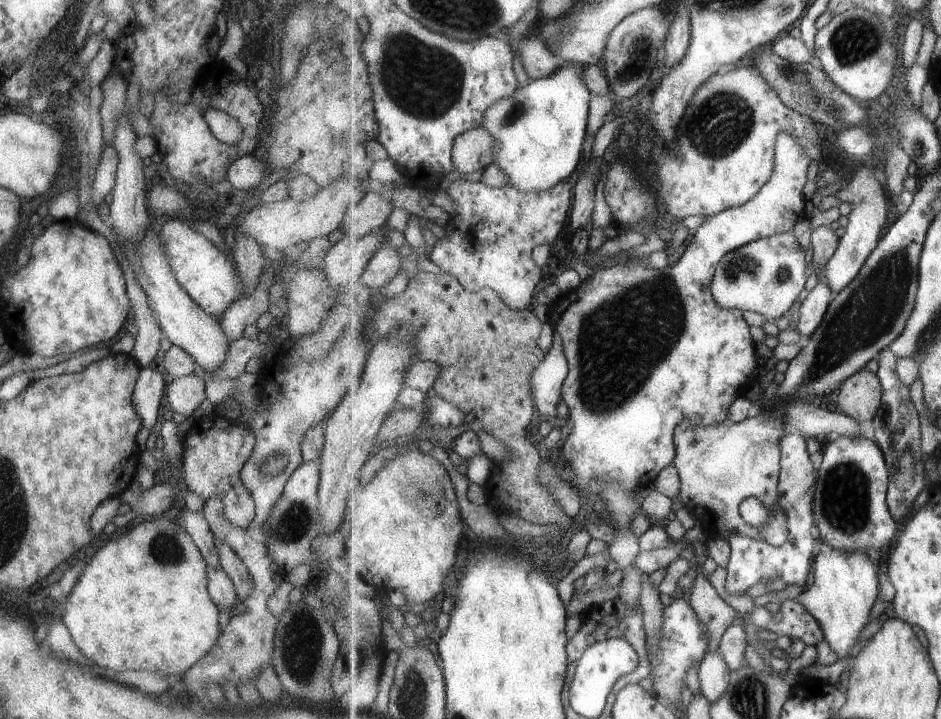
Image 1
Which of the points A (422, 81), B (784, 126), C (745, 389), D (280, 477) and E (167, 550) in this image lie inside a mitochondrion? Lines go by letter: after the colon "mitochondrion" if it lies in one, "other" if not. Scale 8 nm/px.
A: mitochondrion
B: other
C: other
D: other
E: mitochondrion

